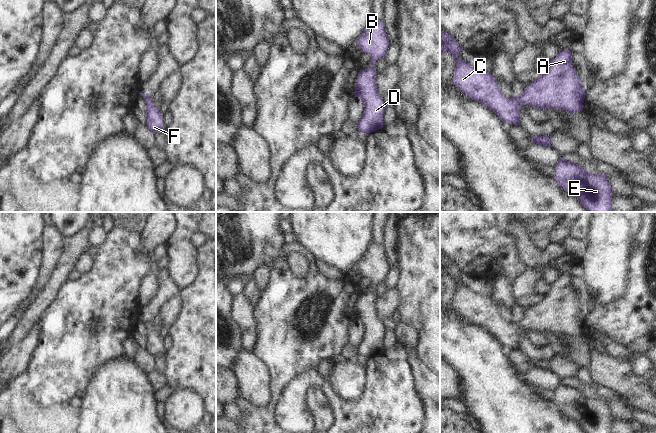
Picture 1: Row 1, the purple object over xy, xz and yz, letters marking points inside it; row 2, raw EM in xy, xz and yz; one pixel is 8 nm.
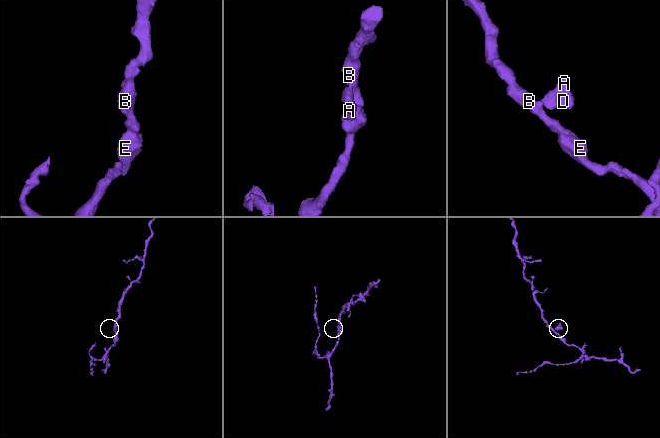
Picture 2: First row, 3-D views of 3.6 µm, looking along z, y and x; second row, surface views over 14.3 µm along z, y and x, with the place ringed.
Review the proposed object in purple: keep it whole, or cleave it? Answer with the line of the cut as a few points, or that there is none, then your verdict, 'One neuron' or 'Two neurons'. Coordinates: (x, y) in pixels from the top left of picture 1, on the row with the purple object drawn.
No split. One neuron.

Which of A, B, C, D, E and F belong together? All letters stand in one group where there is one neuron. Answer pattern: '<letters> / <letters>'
A B C D E F

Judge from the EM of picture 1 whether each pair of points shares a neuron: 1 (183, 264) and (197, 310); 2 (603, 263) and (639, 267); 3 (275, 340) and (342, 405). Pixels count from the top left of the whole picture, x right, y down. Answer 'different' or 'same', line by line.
1: different
2: different
3: different

